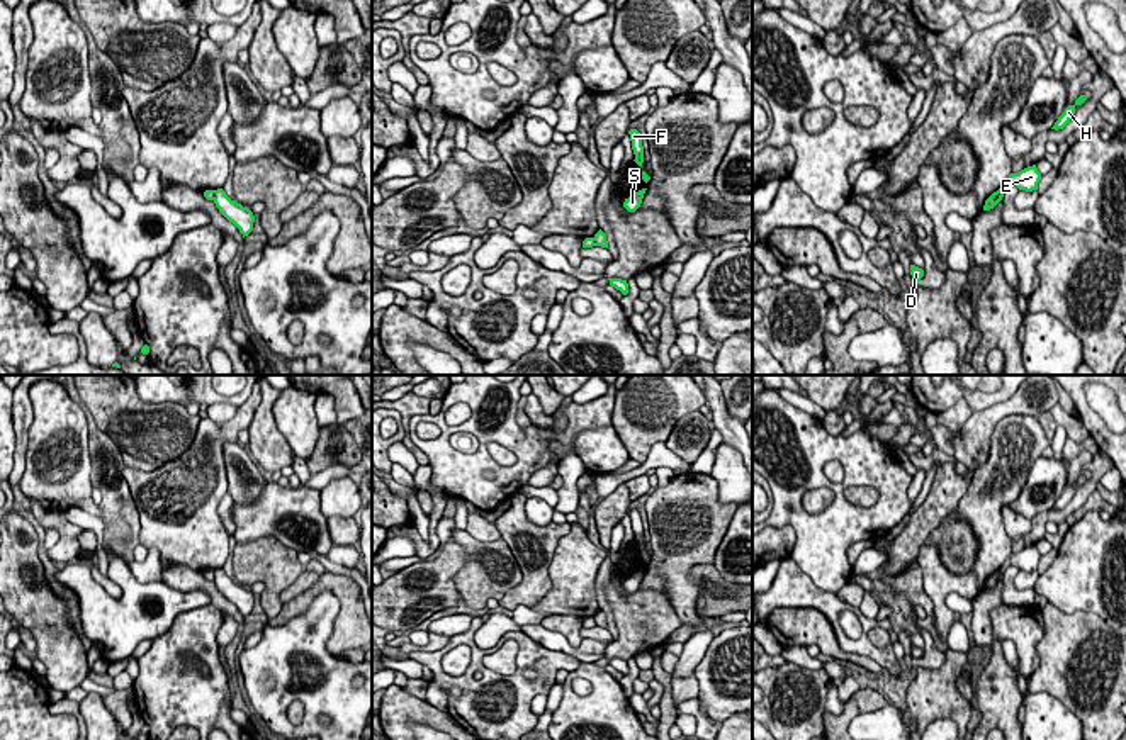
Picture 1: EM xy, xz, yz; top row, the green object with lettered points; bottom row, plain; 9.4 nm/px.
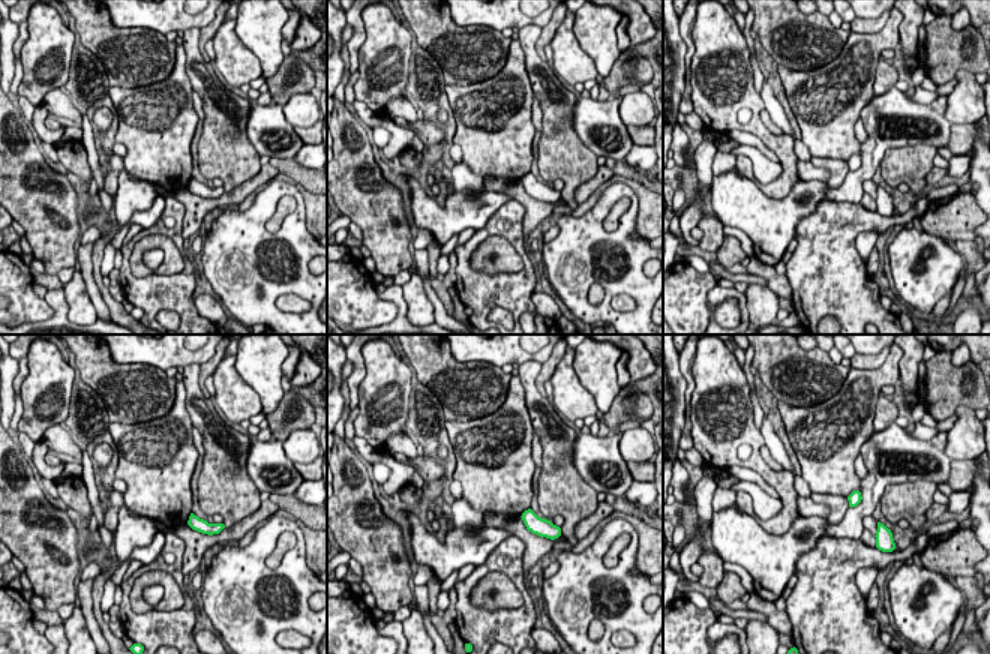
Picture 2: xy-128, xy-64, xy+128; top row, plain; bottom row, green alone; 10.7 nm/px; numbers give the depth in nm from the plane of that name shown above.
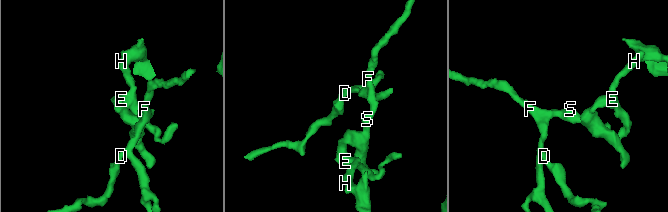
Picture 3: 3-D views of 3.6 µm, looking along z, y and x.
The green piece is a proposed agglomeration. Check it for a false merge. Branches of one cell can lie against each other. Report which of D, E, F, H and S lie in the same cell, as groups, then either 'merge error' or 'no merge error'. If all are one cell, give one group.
D F S / E H; merge error

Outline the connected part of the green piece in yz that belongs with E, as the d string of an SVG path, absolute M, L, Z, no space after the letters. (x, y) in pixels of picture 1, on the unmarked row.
M1036 545L1021 550L1019 553L1011 553L1004 565L997 570L999 579L1002 580L1004 572L1016 565L1019 570L1033 572L1038 570L1038 563L1041 560L1041 553L1038 552Z

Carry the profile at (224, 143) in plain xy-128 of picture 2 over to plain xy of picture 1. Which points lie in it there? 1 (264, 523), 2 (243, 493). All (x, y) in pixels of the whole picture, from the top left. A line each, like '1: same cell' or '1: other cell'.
1: other cell
2: same cell

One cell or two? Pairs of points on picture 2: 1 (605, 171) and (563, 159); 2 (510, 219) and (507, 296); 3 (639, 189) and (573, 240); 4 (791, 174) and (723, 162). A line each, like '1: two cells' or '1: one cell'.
1: two cells
2: one cell
3: two cells
4: two cells

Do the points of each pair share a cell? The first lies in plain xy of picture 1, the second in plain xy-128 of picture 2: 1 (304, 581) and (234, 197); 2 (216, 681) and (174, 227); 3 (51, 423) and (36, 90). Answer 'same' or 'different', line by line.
1: same
2: same
3: same

